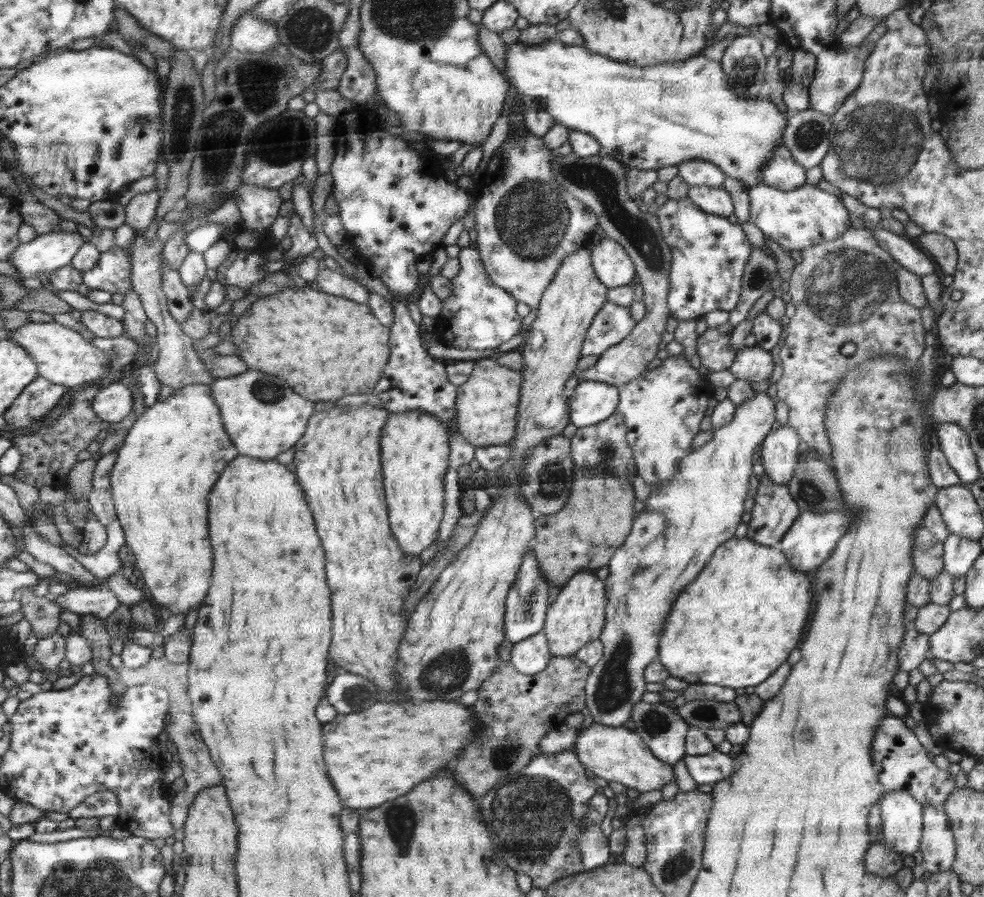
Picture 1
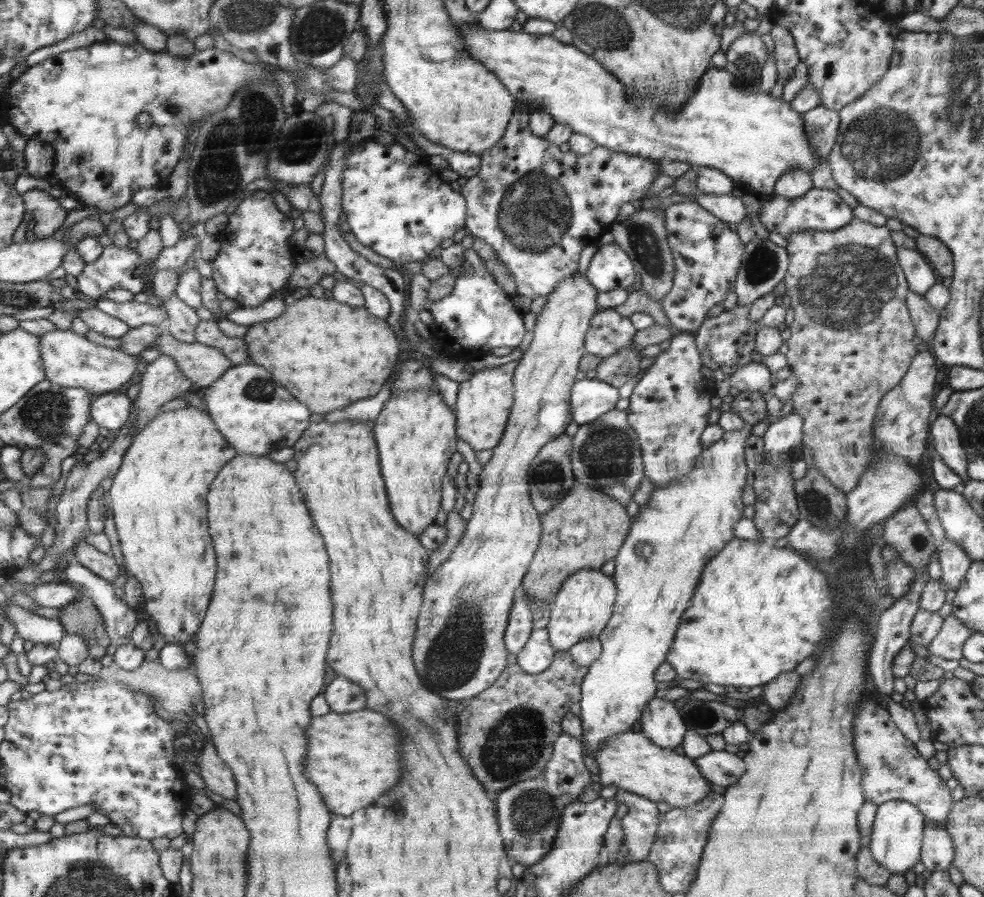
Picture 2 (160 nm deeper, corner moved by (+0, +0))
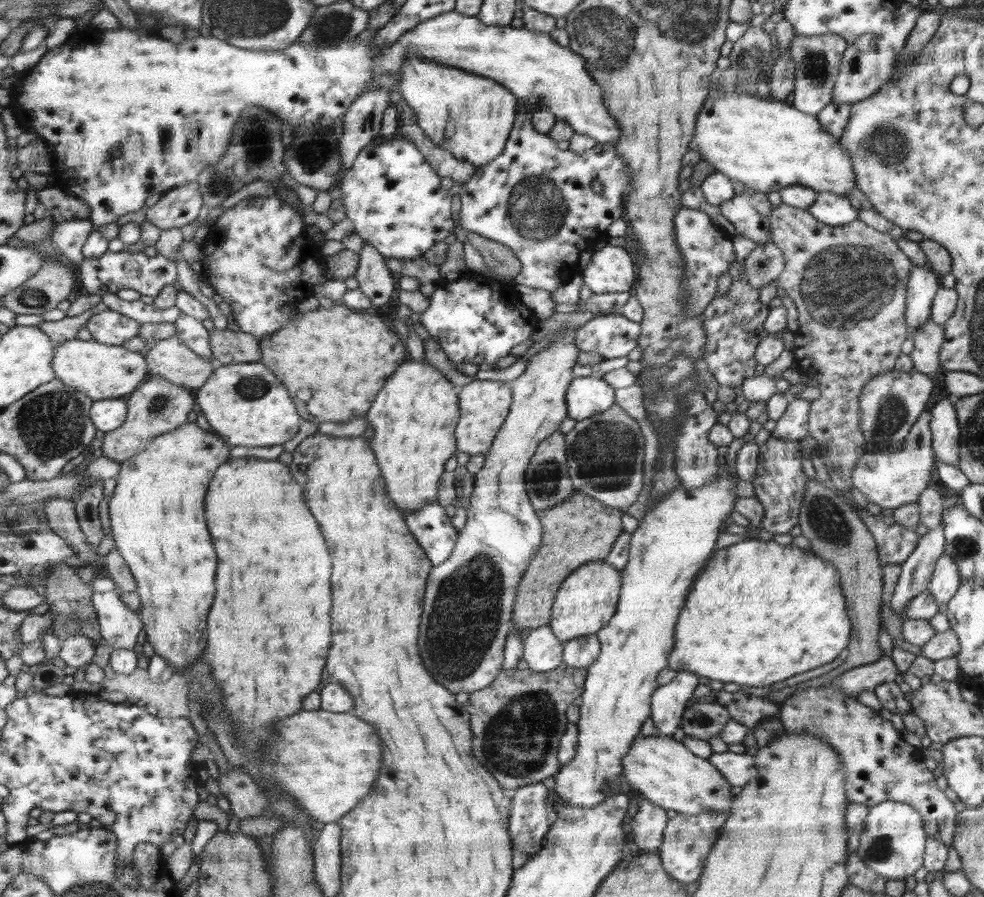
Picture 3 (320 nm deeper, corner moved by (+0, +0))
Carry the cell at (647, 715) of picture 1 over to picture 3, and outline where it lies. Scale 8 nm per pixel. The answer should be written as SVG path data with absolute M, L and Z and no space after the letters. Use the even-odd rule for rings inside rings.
M681 670L663 686L655 690L651 698L651 719L658 727L658 735L672 737L681 726L686 702L698 686L698 675Z

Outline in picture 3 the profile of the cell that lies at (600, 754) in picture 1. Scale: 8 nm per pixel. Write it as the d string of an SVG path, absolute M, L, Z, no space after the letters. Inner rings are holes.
M668 736L636 737L631 750L622 758L622 776L644 799L682 815L700 815L718 811L726 816L735 802L731 784L707 759L700 758L692 751Z

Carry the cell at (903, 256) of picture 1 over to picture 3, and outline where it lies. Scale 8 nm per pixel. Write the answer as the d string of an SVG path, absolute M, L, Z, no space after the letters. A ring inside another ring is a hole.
M912 264L911 277L907 284L908 329L912 332L930 320L932 302L940 289L938 277L928 266Z

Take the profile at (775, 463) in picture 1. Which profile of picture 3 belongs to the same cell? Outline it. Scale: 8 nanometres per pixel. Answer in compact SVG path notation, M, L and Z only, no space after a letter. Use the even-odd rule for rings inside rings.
M791 398L790 404L776 421L773 436L785 441L799 441L808 434L810 401Z

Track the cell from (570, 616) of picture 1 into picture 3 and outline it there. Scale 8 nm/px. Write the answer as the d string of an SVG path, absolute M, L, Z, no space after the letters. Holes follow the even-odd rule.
M604 560L590 561L586 565L580 565L560 585L555 597L549 625L556 636L565 643L572 638L595 634L604 628L616 612L622 582L621 571Z

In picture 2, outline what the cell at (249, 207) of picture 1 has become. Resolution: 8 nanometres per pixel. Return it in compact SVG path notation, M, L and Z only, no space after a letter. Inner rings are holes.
M262 189L242 199L228 216L224 230L215 235L221 244L218 256L211 262L211 280L216 289L240 307L248 308L268 301L273 294L288 287L288 281L296 270L296 254L288 246L292 232L292 218L274 206L270 192Z

